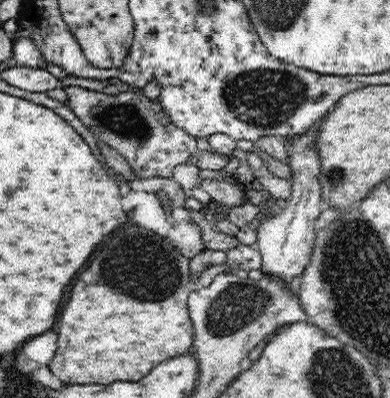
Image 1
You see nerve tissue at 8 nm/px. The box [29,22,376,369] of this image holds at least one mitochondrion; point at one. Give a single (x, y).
(150, 273)

